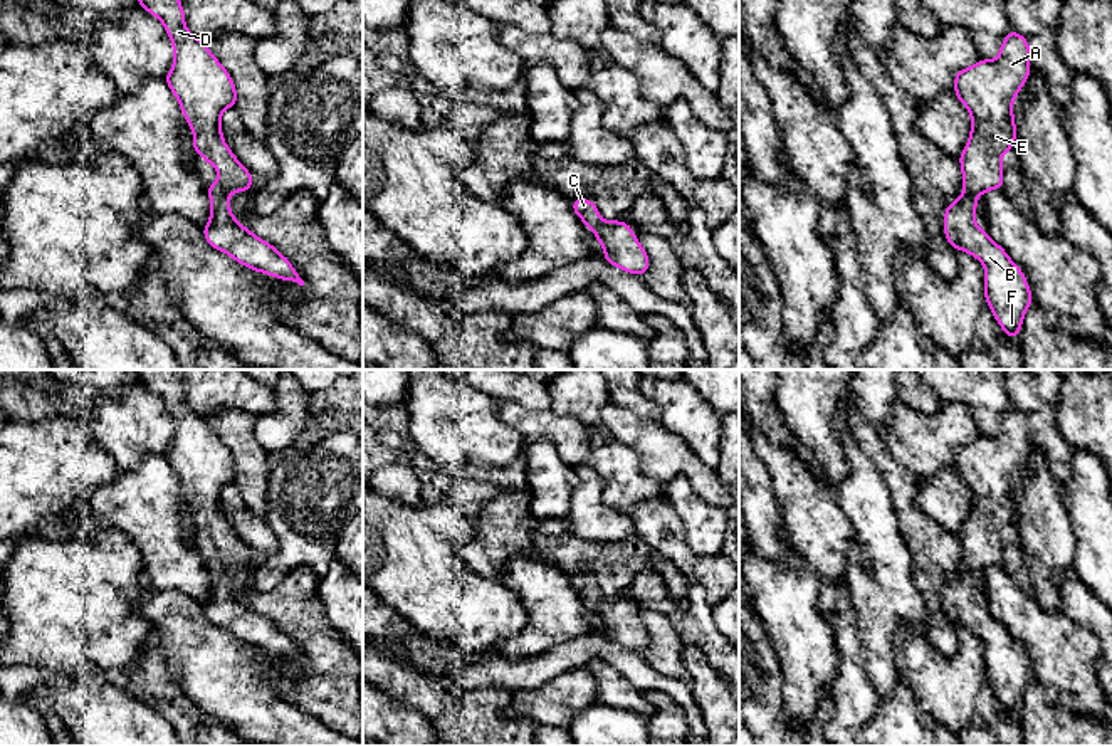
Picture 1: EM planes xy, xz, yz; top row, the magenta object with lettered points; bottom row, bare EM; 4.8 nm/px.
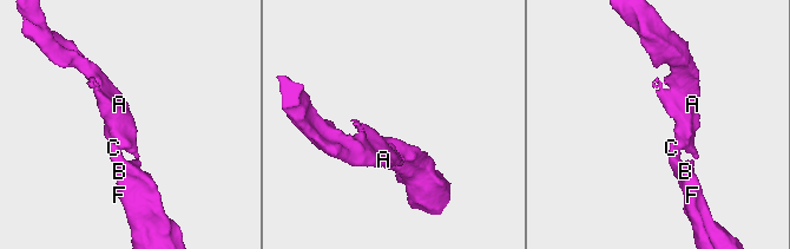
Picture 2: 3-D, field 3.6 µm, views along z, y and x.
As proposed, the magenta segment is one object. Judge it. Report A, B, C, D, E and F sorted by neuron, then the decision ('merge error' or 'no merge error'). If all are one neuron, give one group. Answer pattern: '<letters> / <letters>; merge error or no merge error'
A B C D E F; no merge error

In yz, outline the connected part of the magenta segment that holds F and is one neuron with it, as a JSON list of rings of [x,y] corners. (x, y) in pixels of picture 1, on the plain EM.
[[[1011,405],[1004,412],[996,435],[986,437],[979,433],[974,442],[954,450],[954,470],[971,491],[971,509],[957,534],[963,548],[963,573],[946,583],[944,613],[954,627],[971,630],[984,642],[984,677],[1010,716],[1018,714],[1023,694],[1035,675],[1023,647],[999,620],[993,618],[986,607],[976,602],[978,580],[974,575],[989,566],[1003,566],[1001,534],[1016,519],[1013,479],[1026,460],[1030,445],[1030,418]]]

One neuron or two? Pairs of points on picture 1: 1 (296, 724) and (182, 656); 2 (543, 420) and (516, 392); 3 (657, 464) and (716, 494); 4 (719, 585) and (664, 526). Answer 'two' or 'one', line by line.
1: one
2: two
3: one
4: one

